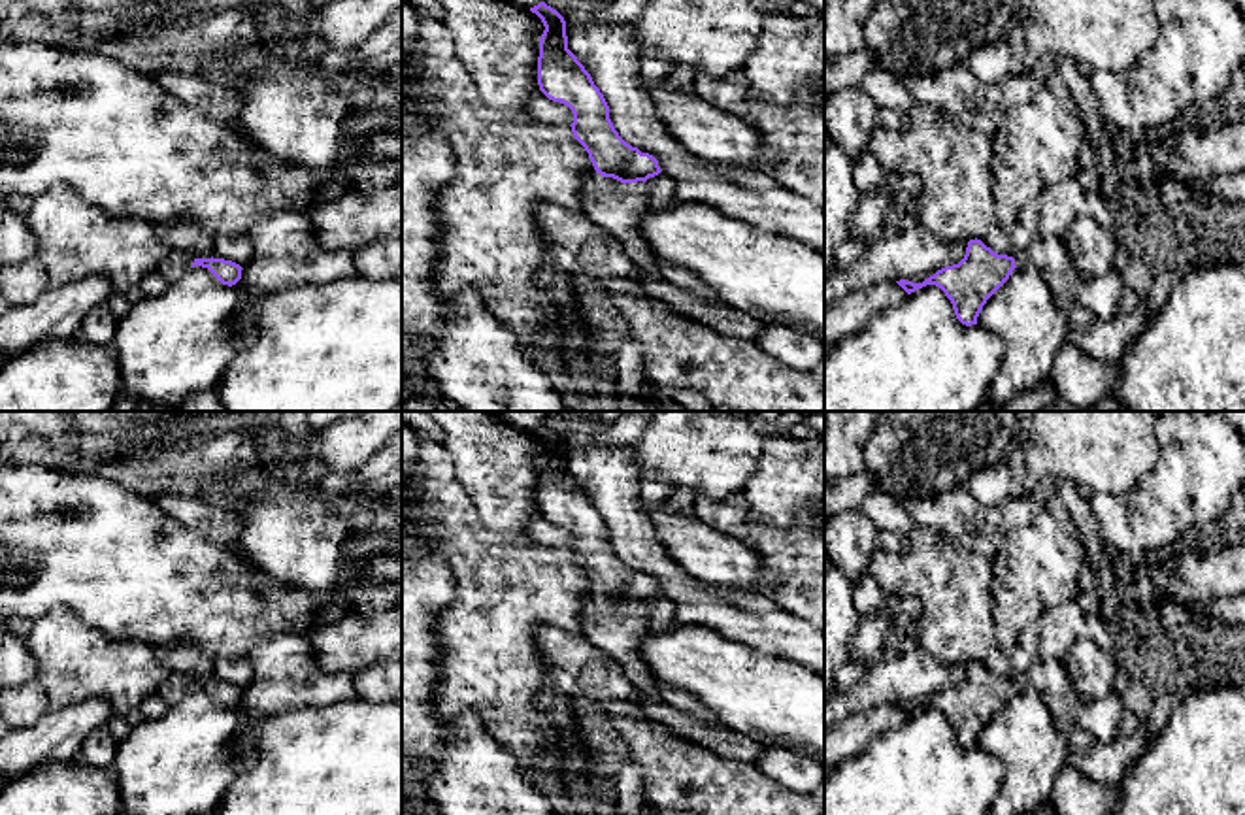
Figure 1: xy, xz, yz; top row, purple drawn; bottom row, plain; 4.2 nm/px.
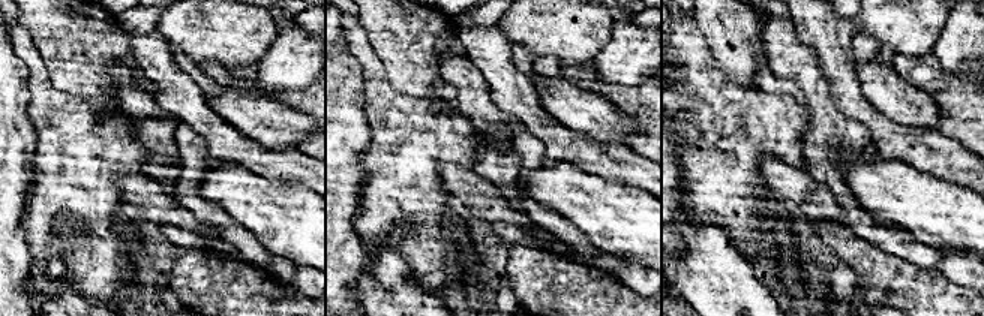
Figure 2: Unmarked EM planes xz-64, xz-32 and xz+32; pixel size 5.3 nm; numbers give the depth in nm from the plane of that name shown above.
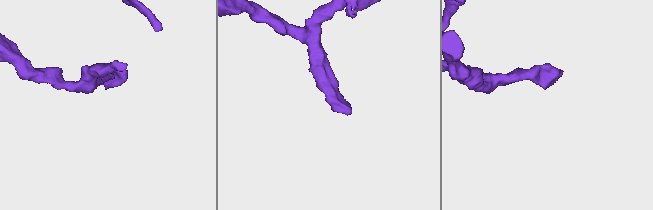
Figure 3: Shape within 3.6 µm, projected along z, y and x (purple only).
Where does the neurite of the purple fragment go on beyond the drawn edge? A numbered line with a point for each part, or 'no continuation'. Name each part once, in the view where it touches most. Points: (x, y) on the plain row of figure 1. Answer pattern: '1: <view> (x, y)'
1: xz (617, 631)

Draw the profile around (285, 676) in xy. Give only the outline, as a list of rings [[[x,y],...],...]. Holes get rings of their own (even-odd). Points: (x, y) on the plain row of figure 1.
[[[285,632],[260,640],[249,662],[253,675],[240,704],[251,721],[357,698],[355,675],[321,672],[311,640],[304,634]]]

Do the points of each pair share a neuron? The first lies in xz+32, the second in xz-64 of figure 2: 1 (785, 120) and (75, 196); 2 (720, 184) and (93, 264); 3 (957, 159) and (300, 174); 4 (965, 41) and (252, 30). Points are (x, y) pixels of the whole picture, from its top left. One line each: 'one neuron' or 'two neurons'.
1: one neuron
2: one neuron
3: one neuron
4: two neurons

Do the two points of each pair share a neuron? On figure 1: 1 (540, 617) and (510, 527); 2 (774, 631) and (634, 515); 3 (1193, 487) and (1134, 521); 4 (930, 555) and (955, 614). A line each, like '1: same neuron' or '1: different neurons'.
1: different neurons
2: same neuron
3: same neuron
4: same neuron

